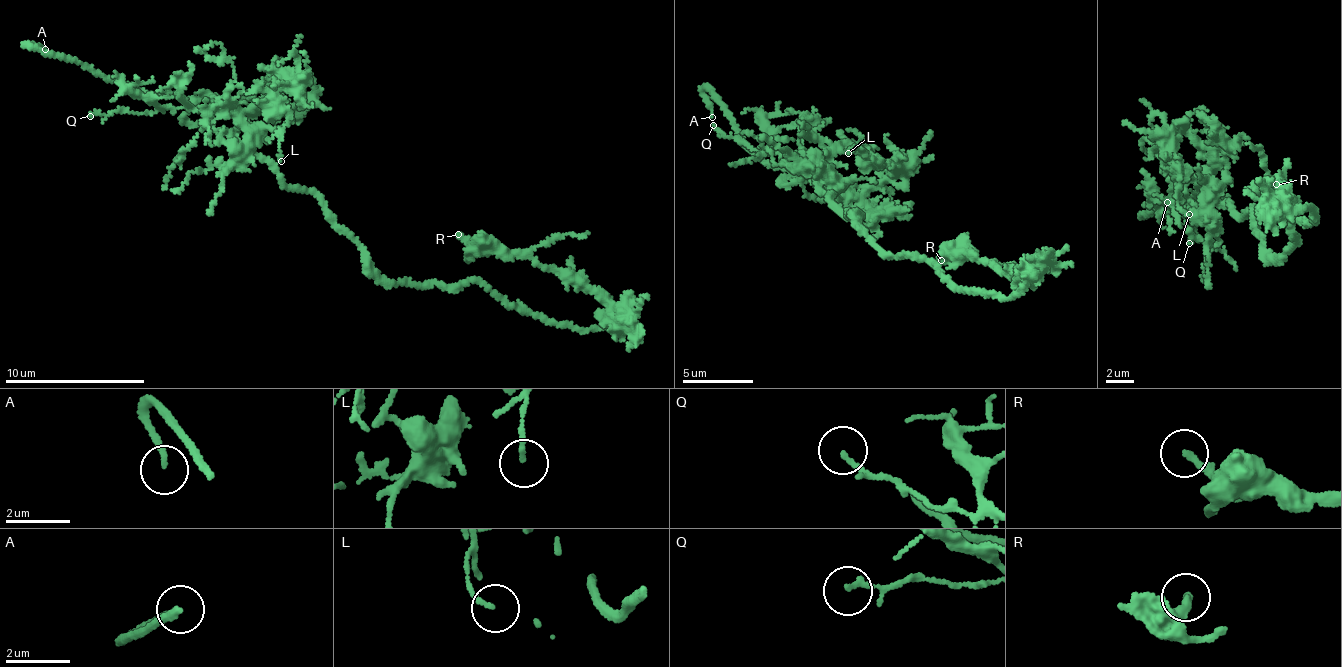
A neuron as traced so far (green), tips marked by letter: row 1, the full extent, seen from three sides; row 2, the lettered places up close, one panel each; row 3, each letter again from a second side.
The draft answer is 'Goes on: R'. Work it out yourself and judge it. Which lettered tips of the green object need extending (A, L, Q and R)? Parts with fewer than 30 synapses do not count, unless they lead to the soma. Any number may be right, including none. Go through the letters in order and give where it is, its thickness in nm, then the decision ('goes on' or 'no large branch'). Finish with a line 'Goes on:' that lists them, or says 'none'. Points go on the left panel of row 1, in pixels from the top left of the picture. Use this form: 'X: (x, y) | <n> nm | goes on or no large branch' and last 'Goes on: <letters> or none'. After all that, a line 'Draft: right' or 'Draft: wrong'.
A: (45, 49) | 150 nm | goes on
L: (281, 161) | 130 nm | no large branch
Q: (90, 116) | 110 nm | no large branch
R: (458, 234) | 190 nm | no large branch
Goes on: A
Draft: wrong

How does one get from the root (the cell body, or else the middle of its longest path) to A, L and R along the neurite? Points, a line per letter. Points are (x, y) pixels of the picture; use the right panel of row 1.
A: (1269, 253), (1255, 212), (1242, 217), (1213, 196), (1209, 173), (1204, 195), (1171, 200), (1143, 215), (1167, 202)
L: (1269, 253), (1255, 212), (1242, 217), (1205, 182), (1166, 169), (1169, 159), (1178, 173), (1177, 205), (1189, 214)
R: (1269, 253), (1296, 243), (1292, 217), (1314, 223), (1276, 184)

